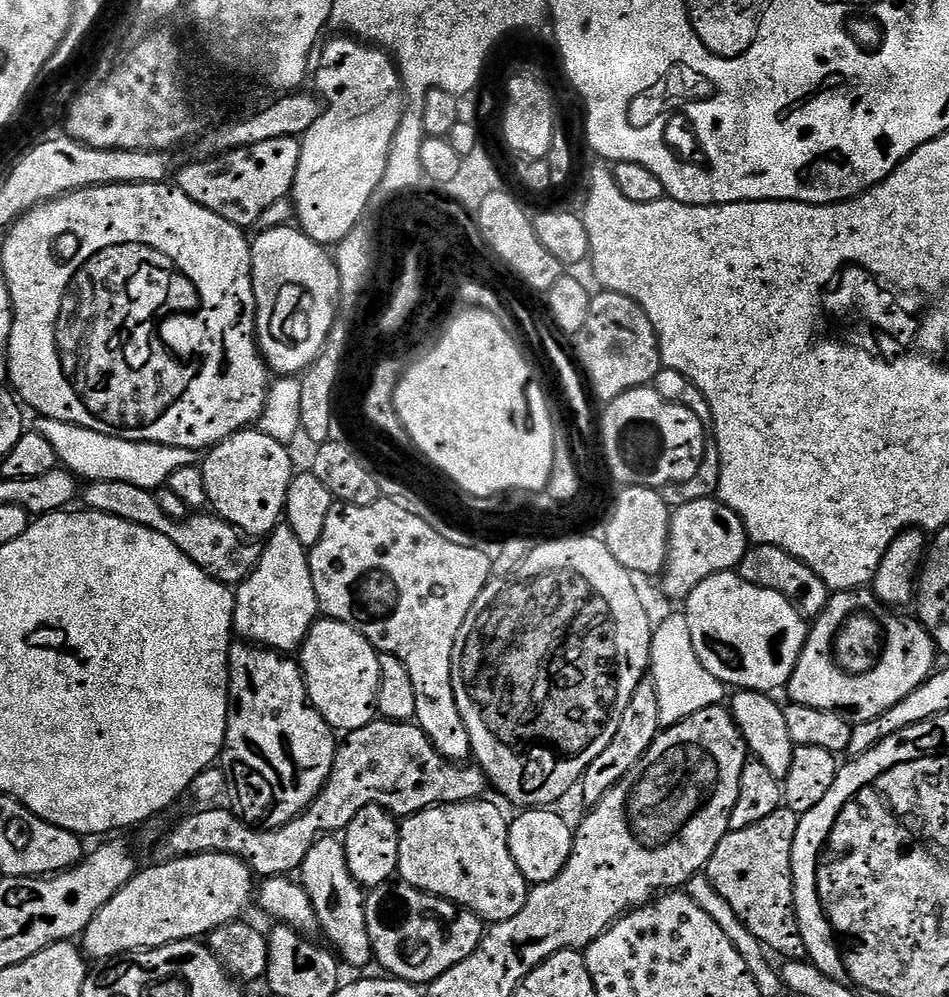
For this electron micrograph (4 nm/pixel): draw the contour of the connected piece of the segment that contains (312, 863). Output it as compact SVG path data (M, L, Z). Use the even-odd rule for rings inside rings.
M323 836L314 842L314 850L310 850L310 854L306 854L306 862L302 862L298 880L314 906L320 932L329 940L327 943L334 949L335 955L347 967L348 964L352 968L364 968L368 963L371 965L374 957L370 934L366 930L366 892L350 874L343 843L336 836Z

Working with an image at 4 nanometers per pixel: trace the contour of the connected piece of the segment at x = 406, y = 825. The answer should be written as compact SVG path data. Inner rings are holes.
M488 798L467 800L465 804L441 804L439 808L428 808L407 817L400 824L399 879L420 892L428 892L468 909L489 925L514 918L514 914L526 906L530 885L510 854L509 823L509 817L504 817L503 810L491 804Z

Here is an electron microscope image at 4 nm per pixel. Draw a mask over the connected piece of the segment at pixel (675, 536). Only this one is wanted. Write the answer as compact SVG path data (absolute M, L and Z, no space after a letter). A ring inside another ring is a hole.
M719 500L686 502L686 506L671 513L668 525L668 563L662 573L664 592L672 600L683 602L698 586L719 572L739 569L742 558L748 552L750 541L742 518Z

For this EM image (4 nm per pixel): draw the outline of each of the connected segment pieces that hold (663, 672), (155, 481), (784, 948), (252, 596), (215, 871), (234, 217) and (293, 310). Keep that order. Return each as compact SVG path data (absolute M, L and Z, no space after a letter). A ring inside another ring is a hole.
M683 614L668 616L652 630L652 662L650 677L657 688L658 718L664 728L673 728L678 722L698 714L698 710L717 707L726 692L726 686L694 654L694 642L690 642L690 622Z
M37 415L35 419L33 424L31 421L31 431L42 434L42 438L54 446L57 461L84 482L130 482L130 486L155 490L167 485L174 470L190 468L197 463L197 453L190 448L114 438L110 434L98 434L98 430L90 430L86 426L58 422L49 416Z
M782 806L762 818L762 822L733 828L718 842L706 869L708 881L730 902L746 930L761 940L765 949L784 956L785 961L803 960L808 954L798 926L796 891L792 885L792 851L799 825L800 816Z
M281 522L277 524L272 531L272 535L263 541L260 549L260 561L258 566L250 575L248 575L241 584L235 589L234 595L236 597L236 613L232 619L234 625L234 632L241 641L255 644L261 648L273 648L275 652L283 652L285 654L292 654L303 645L304 640L308 636L308 631L311 630L313 624L316 623L318 617L321 615L320 603L314 594L314 578L310 578L310 562L308 561L309 549L302 546L302 542L298 542L298 538L294 538L294 530L288 528L287 523Z
M199 852L193 856L178 856L174 860L164 860L153 868L141 867L106 906L102 906L90 918L82 933L82 951L89 961L107 962L125 952L145 952L147 948L157 948L173 944L179 940L204 938L218 926L241 919L244 907L254 900L254 873L238 858L221 852Z
M281 138L262 142L258 146L239 148L211 160L191 162L179 169L174 176L175 187L181 188L198 206L214 210L226 222L245 230L251 229L274 206L292 191L292 183L300 161L300 140Z
M290 224L264 231L255 238L251 241L251 278L256 302L257 343L273 373L298 376L320 356L337 321L338 304L341 304L343 297L337 264L323 245L314 243L304 232Z

